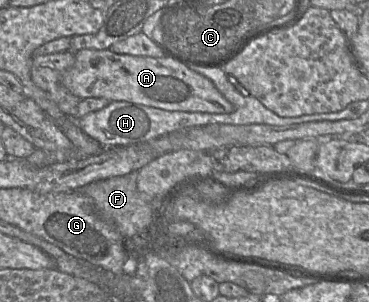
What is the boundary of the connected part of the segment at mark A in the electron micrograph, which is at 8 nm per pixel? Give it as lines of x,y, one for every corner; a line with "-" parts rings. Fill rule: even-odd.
82,49
74,54
75,63
62,77
63,86
80,99
105,98
109,101
126,101
167,111
229,114
234,106
217,90
212,81
167,57
152,58
117,54
110,49

